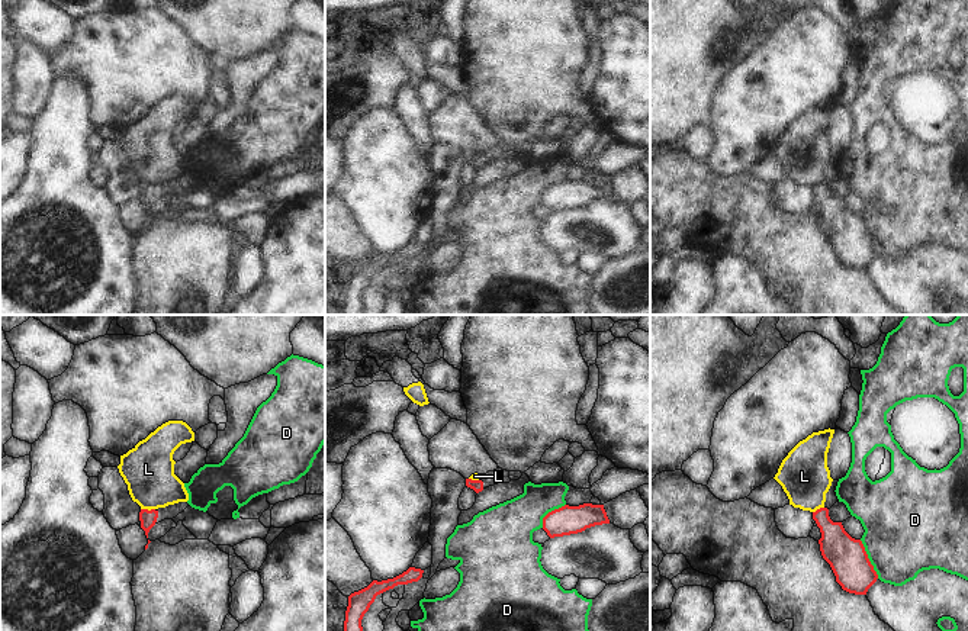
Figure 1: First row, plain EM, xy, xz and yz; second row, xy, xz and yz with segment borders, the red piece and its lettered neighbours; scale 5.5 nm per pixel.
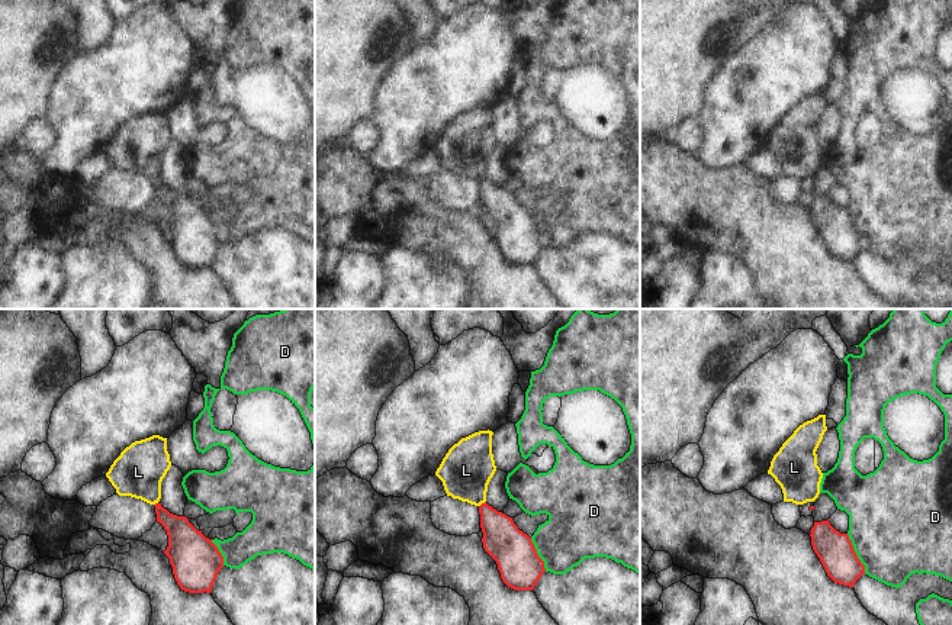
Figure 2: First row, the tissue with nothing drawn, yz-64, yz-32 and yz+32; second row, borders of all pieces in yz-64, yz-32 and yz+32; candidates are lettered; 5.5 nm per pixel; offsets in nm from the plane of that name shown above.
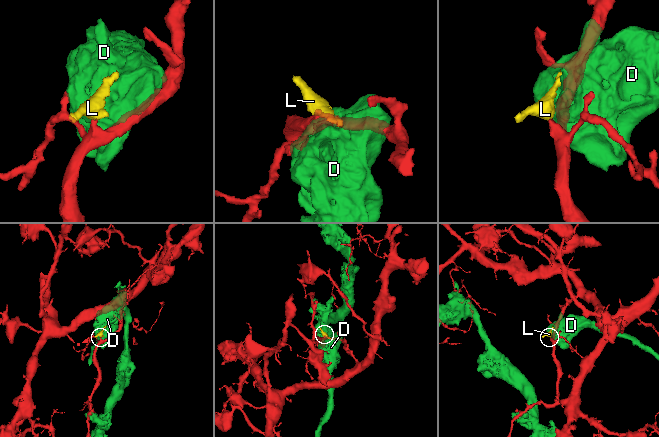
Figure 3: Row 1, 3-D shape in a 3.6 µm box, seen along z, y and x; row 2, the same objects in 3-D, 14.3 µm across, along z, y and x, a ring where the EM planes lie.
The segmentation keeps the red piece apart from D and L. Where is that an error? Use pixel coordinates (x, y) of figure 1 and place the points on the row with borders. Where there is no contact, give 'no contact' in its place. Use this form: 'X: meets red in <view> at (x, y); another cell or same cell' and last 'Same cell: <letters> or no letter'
D: meets red in yz at (868, 559); another cell
L: meets red in xy at (147, 509); another cell
Same cell: no letter

